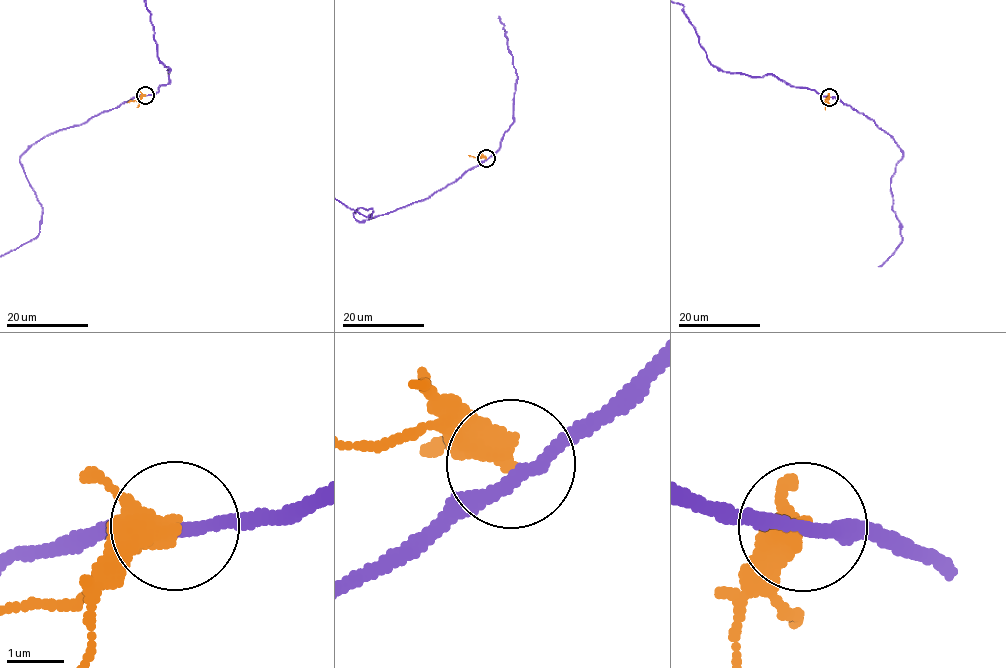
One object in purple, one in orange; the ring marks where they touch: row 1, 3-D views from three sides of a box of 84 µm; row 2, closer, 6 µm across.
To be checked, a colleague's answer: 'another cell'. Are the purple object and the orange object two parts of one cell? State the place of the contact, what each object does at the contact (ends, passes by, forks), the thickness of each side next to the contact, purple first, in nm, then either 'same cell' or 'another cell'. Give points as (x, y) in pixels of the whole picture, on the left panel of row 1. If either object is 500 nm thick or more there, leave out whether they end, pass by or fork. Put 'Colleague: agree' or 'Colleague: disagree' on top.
Colleague: agree
at (145, 95); purple passes by; orange passes by; 240 nm thick on the purple side, 360 nm on the other; another cell

